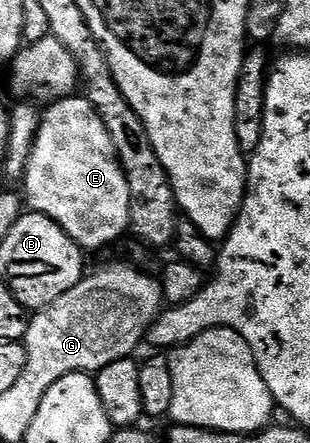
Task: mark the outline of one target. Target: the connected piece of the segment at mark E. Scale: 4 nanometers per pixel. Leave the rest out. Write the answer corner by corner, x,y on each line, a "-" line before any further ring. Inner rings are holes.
75,94
66,96
63,100
53,101
49,105
50,109
45,109
42,115
42,125
38,128
36,134
36,142
32,146
32,154
28,158
28,166
24,177
24,185
26,184
26,192
24,191
24,200
33,211
44,214
48,218
52,218
52,222
56,222
69,234
69,236
78,243
78,247
83,250
89,248
102,248
105,244
110,244
113,240
118,240
122,235
127,235
130,226
130,191
128,190
128,182
124,170
118,161
116,150
112,146
112,138
108,138
108,130
104,126
104,122
100,118
98,111
90,105
85,95

